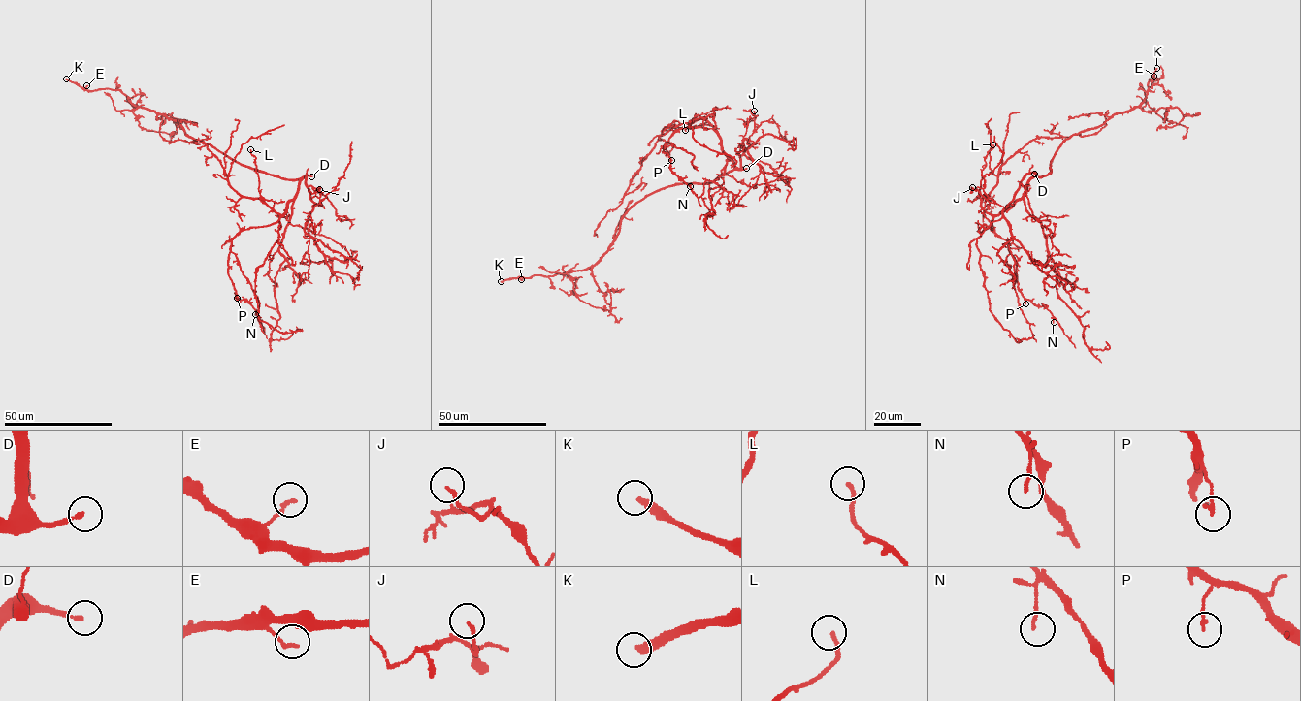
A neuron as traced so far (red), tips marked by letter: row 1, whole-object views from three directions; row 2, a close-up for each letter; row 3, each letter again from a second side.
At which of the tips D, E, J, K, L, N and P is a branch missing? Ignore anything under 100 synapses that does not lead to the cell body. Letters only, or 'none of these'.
D, K

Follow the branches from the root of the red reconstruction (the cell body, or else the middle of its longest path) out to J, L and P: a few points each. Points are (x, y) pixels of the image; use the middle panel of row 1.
J: (727, 173), (740, 168), (740, 157), (749, 146), (749, 138), (754, 129), (754, 111)
L: (727, 173), (734, 164), (721, 147), (721, 138), (714, 128), (705, 120), (695, 116), (685, 130)
P: (727, 173), (734, 164), (712, 129), (677, 129), (663, 151), (671, 160)

